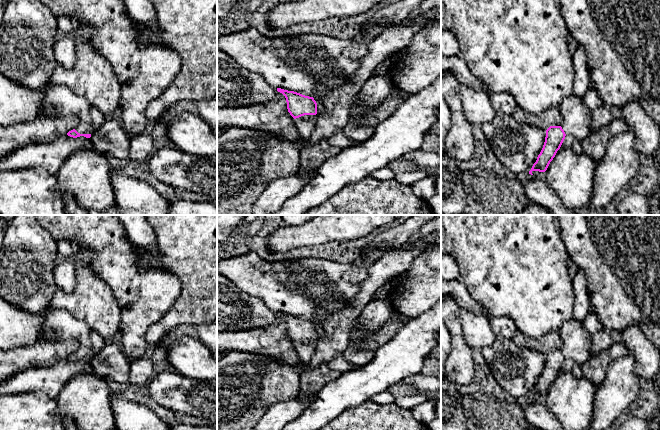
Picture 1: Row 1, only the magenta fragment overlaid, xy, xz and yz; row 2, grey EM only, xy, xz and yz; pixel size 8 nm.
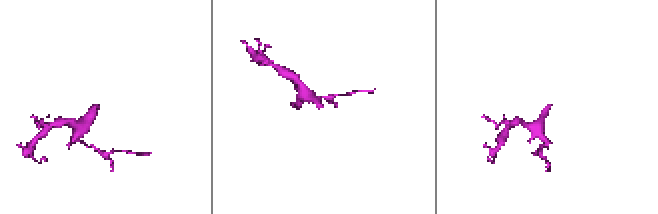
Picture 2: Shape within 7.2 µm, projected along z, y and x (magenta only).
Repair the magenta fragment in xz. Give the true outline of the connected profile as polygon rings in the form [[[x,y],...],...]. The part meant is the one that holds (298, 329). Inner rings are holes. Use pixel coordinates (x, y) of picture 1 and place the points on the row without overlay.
[[[277,312],[287,326],[299,358],[297,365],[288,365],[276,358],[257,353],[232,351],[217,361],[217,430],[253,430],[269,408],[280,401],[298,397],[300,371],[314,356],[317,348],[317,327],[313,321]]]

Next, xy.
[[[58,308],[50,310],[43,325],[41,338],[44,341],[75,340],[79,343],[76,352],[67,357],[77,362],[90,362],[95,355],[90,342],[92,329],[81,320],[73,317],[67,310]]]

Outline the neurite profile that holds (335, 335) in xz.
[[[413,247],[409,249],[390,249],[386,251],[377,261],[371,264],[368,270],[368,277],[362,282],[360,291],[356,294],[351,303],[347,304],[340,311],[330,315],[320,327],[317,327],[317,348],[311,361],[310,367],[318,367],[327,364],[351,344],[354,337],[353,327],[361,315],[364,307],[372,300],[373,294],[382,287],[388,280],[400,275],[410,269],[414,258],[425,250],[424,247]]]

